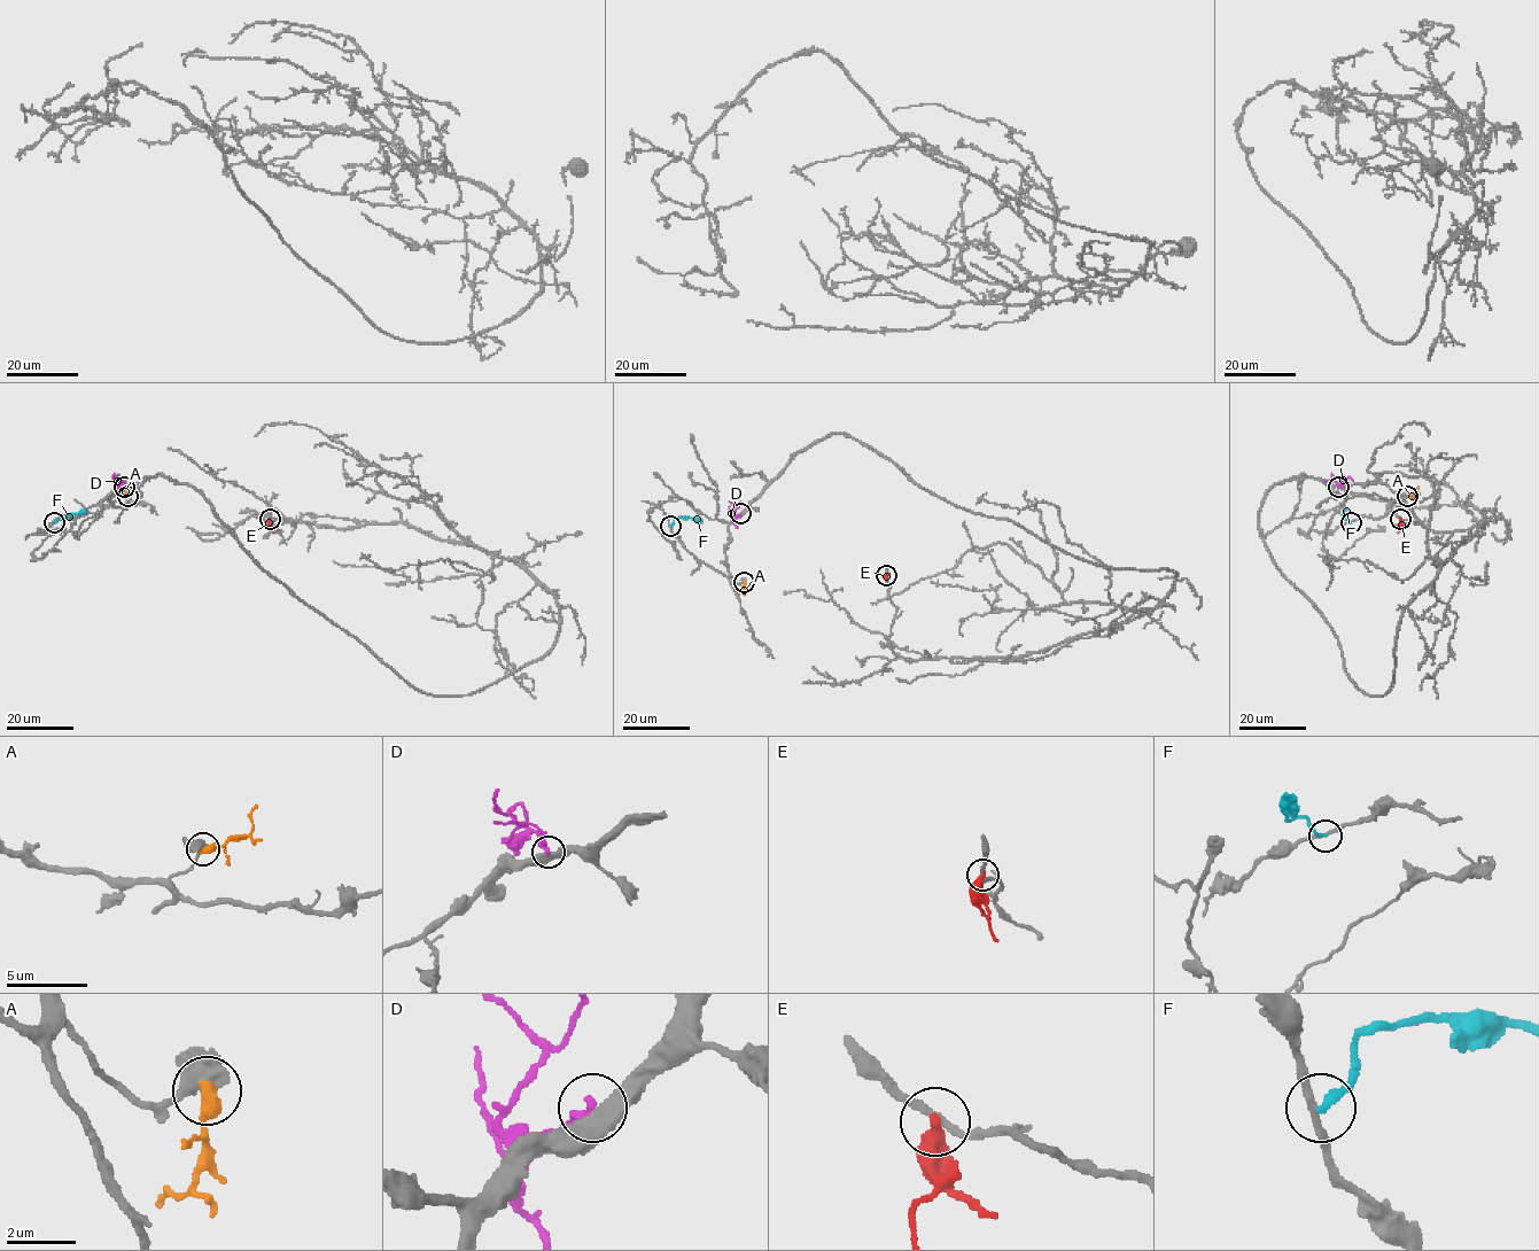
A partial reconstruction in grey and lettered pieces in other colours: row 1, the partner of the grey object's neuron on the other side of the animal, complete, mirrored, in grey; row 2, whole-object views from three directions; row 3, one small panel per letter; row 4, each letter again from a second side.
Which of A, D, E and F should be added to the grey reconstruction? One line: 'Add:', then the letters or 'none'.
Add: none

